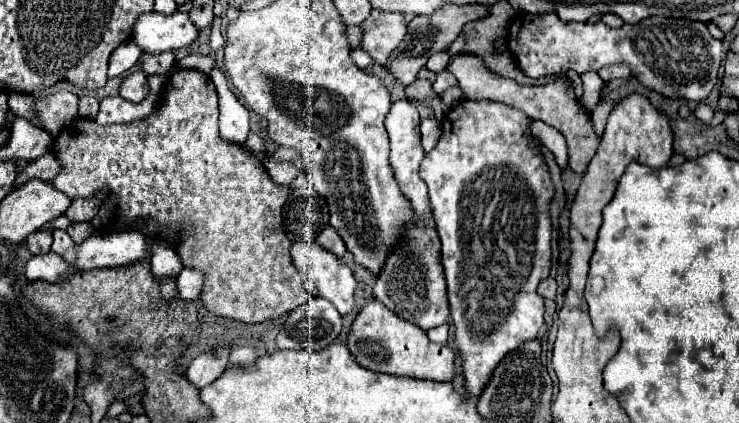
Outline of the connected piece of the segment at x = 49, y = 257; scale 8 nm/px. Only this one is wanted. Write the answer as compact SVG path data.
M46 253L46 255L36 255L32 257L28 263L26 263L26 277L30 281L38 281L38 279L44 279L44 281L58 281L60 277L64 275L72 275L76 273L78 269L68 265L60 255L56 253Z

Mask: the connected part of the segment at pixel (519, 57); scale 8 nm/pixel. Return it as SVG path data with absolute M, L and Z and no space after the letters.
M520 13L510 23L508 33L508 49L516 57L518 67L522 73L526 73L532 79L546 77L546 75L560 75L566 71L576 71L582 75L584 71L600 71L606 65L612 63L628 63L632 69L632 75L646 87L658 91L660 95L668 99L688 99L688 101L704 101L712 87L718 81L718 67L722 61L722 41L714 39L706 23L690 21L690 19L670 19L670 17L648 17L640 23L628 25L624 23L618 29L606 27L600 23L564 23L554 13L542 13L542 15L528 15Z

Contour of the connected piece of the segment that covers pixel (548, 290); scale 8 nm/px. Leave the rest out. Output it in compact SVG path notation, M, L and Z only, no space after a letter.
M552 277L544 279L540 285L538 285L538 293L544 297L544 299L554 299L556 297L556 281Z

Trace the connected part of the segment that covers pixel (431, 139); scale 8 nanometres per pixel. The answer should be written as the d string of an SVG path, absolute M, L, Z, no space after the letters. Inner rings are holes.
M423 119L420 121L421 145L428 153L438 142L441 135L441 122L436 119Z

